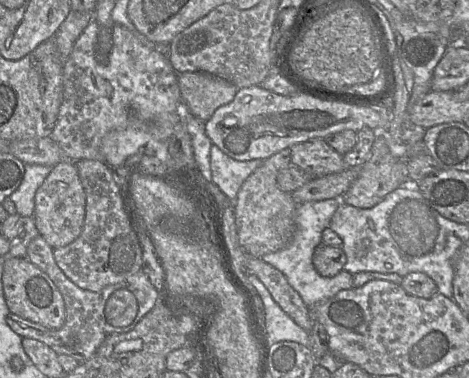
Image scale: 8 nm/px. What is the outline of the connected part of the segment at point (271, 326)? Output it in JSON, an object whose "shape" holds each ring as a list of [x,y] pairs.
{"shape":[[[254,273],[248,276],[248,282],[253,286],[258,295],[260,296],[265,311],[265,330],[270,345],[279,341],[294,341],[310,348],[310,334],[301,328],[273,299],[272,295],[265,287],[265,285],[258,279]]]}

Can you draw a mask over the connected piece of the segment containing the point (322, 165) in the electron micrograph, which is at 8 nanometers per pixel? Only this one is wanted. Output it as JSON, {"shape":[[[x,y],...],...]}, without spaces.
{"shape":[[[314,139],[290,146],[291,164],[312,177],[321,177],[346,170],[343,155],[335,151],[325,139]]]}

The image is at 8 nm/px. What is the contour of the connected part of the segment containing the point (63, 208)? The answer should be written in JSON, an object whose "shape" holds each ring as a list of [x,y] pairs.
{"shape":[[[65,160],[51,168],[36,191],[32,216],[39,235],[53,249],[64,247],[78,238],[85,220],[85,193],[74,161]]]}

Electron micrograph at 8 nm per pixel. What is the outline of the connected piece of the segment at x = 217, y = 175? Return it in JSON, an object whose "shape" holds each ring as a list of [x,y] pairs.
{"shape":[[[216,145],[210,148],[210,169],[213,182],[231,200],[235,200],[243,182],[264,162],[264,159],[237,161]]]}

